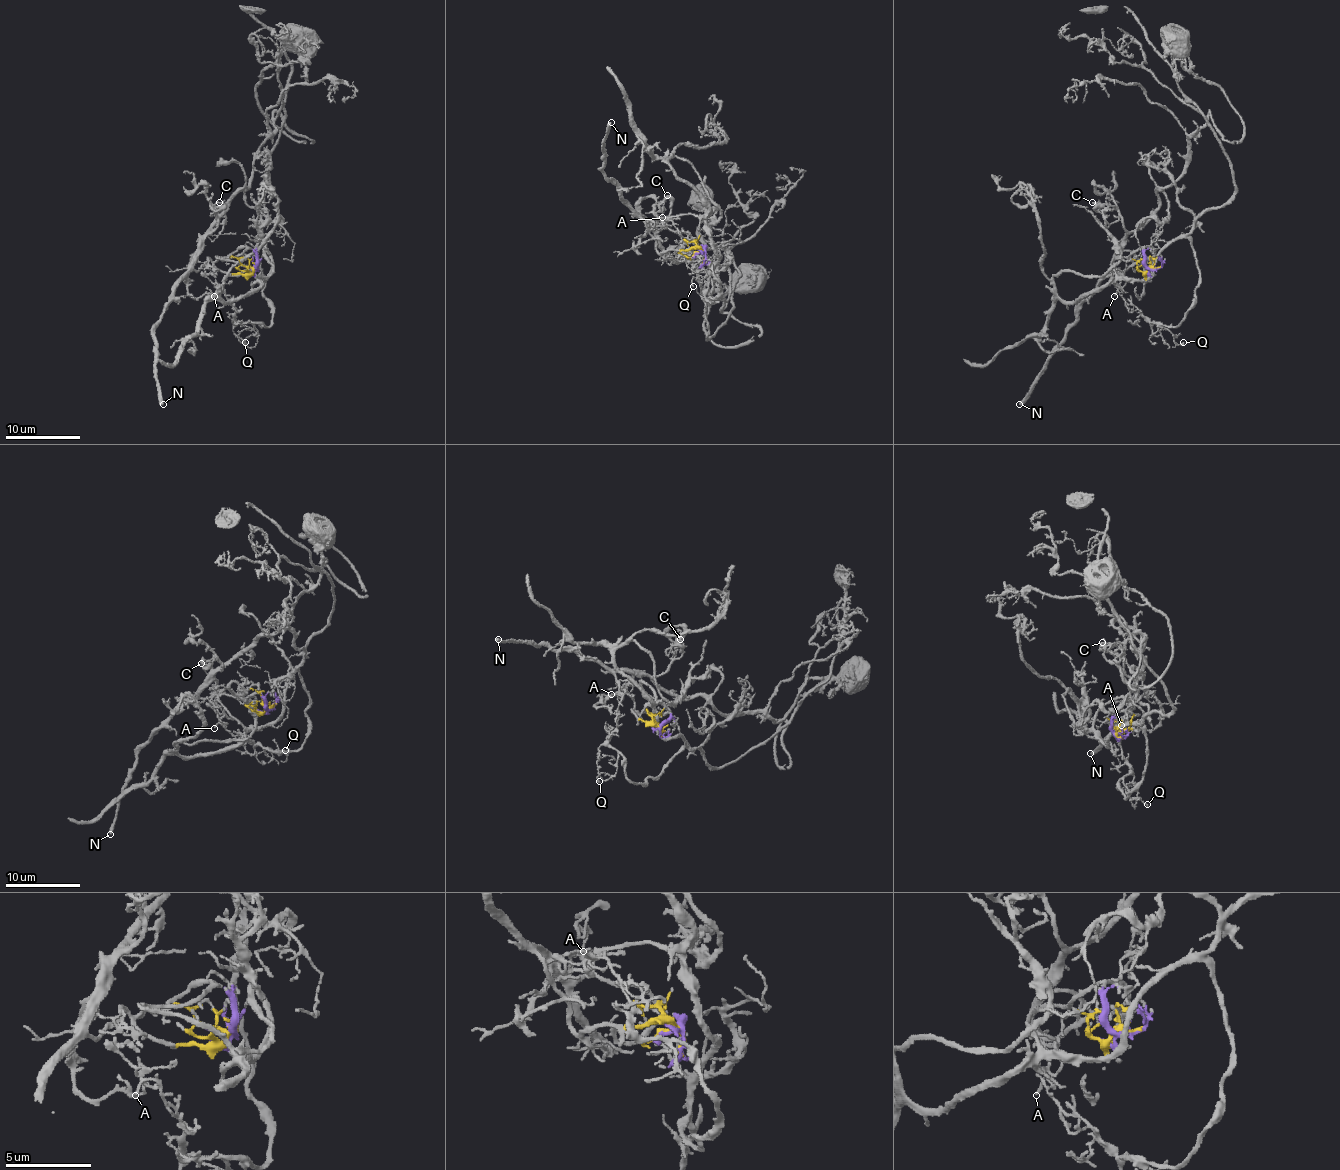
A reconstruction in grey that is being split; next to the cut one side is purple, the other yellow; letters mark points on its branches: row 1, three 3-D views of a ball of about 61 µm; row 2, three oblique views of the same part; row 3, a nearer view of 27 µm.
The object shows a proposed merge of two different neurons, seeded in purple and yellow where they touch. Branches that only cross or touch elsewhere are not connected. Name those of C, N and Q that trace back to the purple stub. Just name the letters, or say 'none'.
Q

